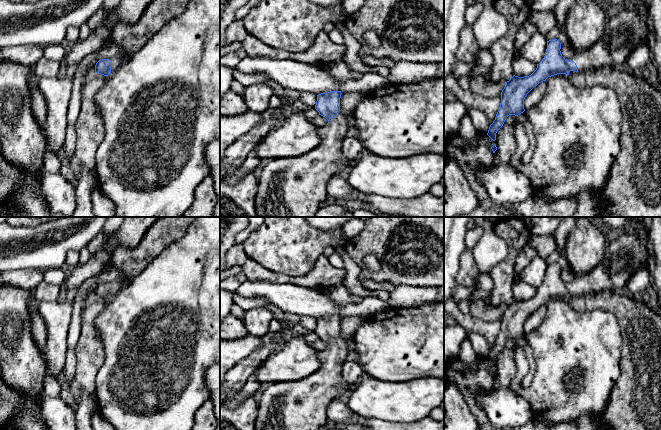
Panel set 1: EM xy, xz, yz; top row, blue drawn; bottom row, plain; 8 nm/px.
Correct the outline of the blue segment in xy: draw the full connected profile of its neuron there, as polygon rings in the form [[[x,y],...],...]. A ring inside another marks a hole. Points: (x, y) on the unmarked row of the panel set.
[[[118,281],[101,283],[95,289],[95,297],[108,300],[118,293],[122,286],[123,284]]]

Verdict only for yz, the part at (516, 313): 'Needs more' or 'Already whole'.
Needs more

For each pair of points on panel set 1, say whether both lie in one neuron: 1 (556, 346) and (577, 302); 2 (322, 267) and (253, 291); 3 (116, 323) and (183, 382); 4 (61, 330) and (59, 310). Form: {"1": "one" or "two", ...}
{"1": "two", "2": "two", "3": "one", "4": "one"}

